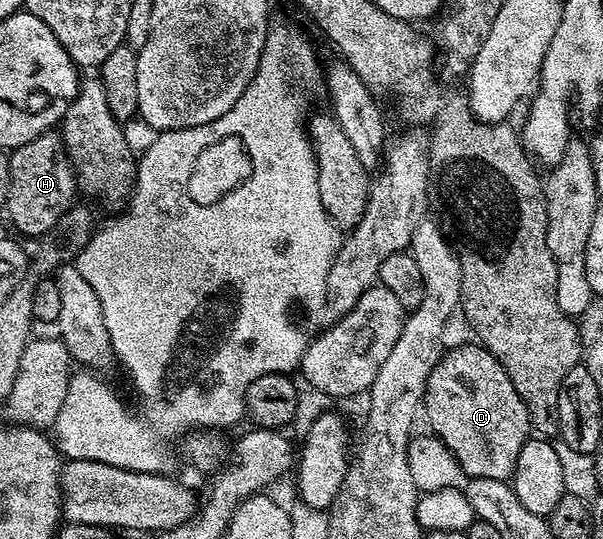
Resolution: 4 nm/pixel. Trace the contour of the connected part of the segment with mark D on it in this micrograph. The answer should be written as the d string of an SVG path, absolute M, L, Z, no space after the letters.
M478 343L463 344L460 348L451 348L442 353L439 361L427 379L427 392L423 395L425 420L431 423L430 431L438 436L439 441L455 456L461 470L471 478L493 478L510 481L515 475L517 454L532 435L531 419L521 394L513 390L509 374L497 362L495 355Z

